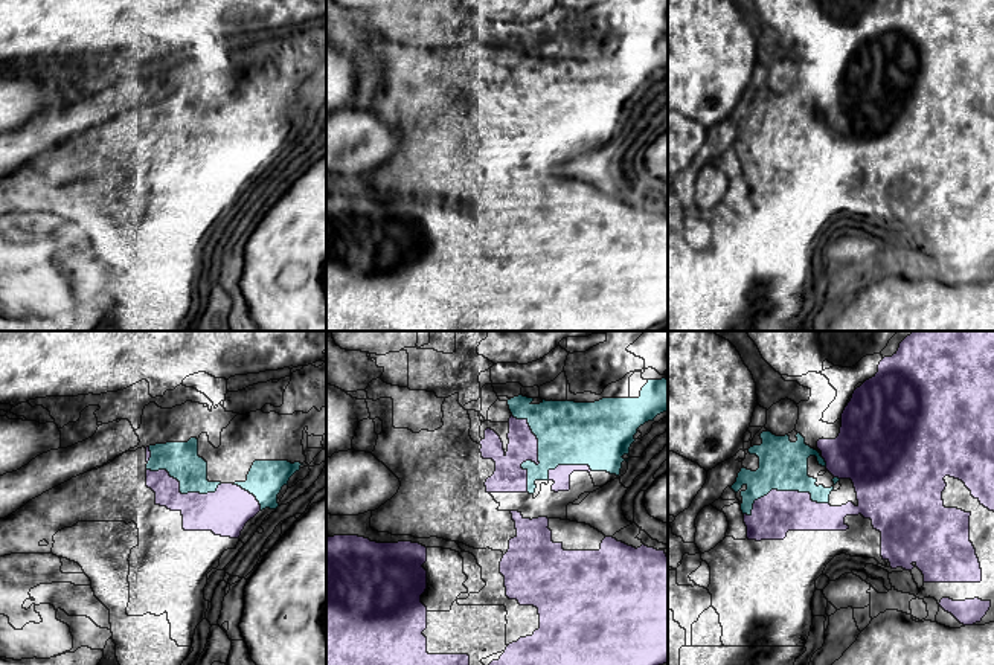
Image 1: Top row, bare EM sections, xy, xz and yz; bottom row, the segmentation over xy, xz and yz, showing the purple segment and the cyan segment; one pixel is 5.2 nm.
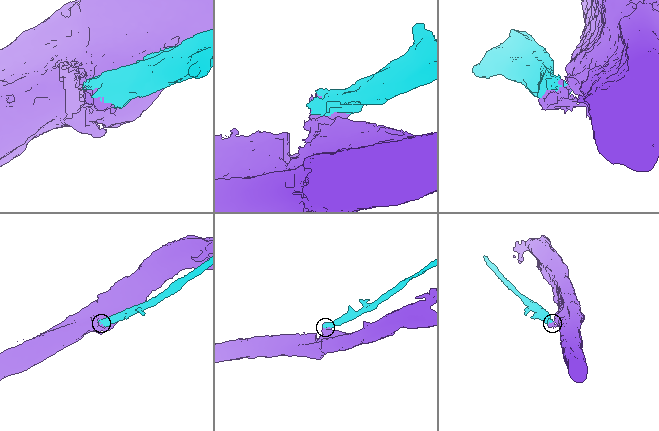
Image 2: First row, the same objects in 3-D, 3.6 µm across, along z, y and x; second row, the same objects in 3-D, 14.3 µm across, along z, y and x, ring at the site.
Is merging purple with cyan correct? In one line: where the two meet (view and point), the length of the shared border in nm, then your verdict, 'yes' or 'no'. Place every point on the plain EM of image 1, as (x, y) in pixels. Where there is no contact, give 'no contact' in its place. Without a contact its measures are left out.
xz (537, 113) | 420 nm | no

